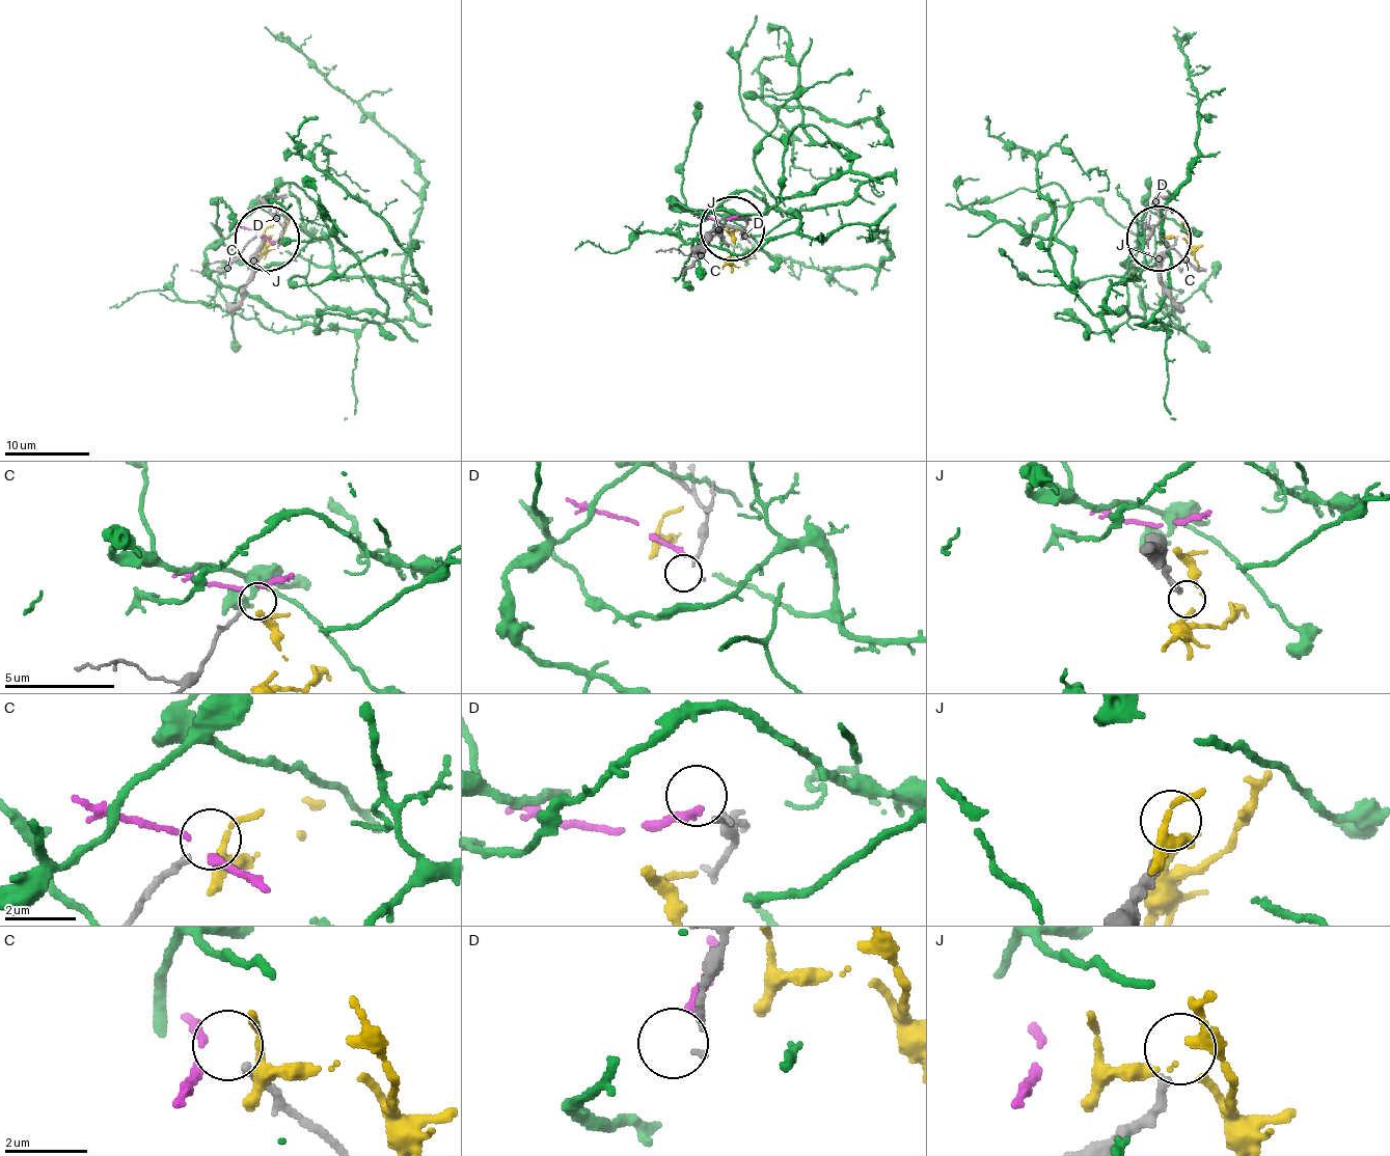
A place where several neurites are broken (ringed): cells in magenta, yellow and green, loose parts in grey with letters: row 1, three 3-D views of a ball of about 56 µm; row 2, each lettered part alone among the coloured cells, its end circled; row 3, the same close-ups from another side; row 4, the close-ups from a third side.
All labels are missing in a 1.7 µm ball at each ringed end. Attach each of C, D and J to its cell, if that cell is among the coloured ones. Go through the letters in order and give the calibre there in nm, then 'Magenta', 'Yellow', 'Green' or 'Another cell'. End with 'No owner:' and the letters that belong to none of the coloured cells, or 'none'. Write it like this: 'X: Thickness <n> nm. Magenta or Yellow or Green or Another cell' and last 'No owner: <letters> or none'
C: Thickness 190 nm. Another cell
D: Thickness 100 nm. Another cell
J: Thickness 260 nm. Another cell
No owner: C, D, J

